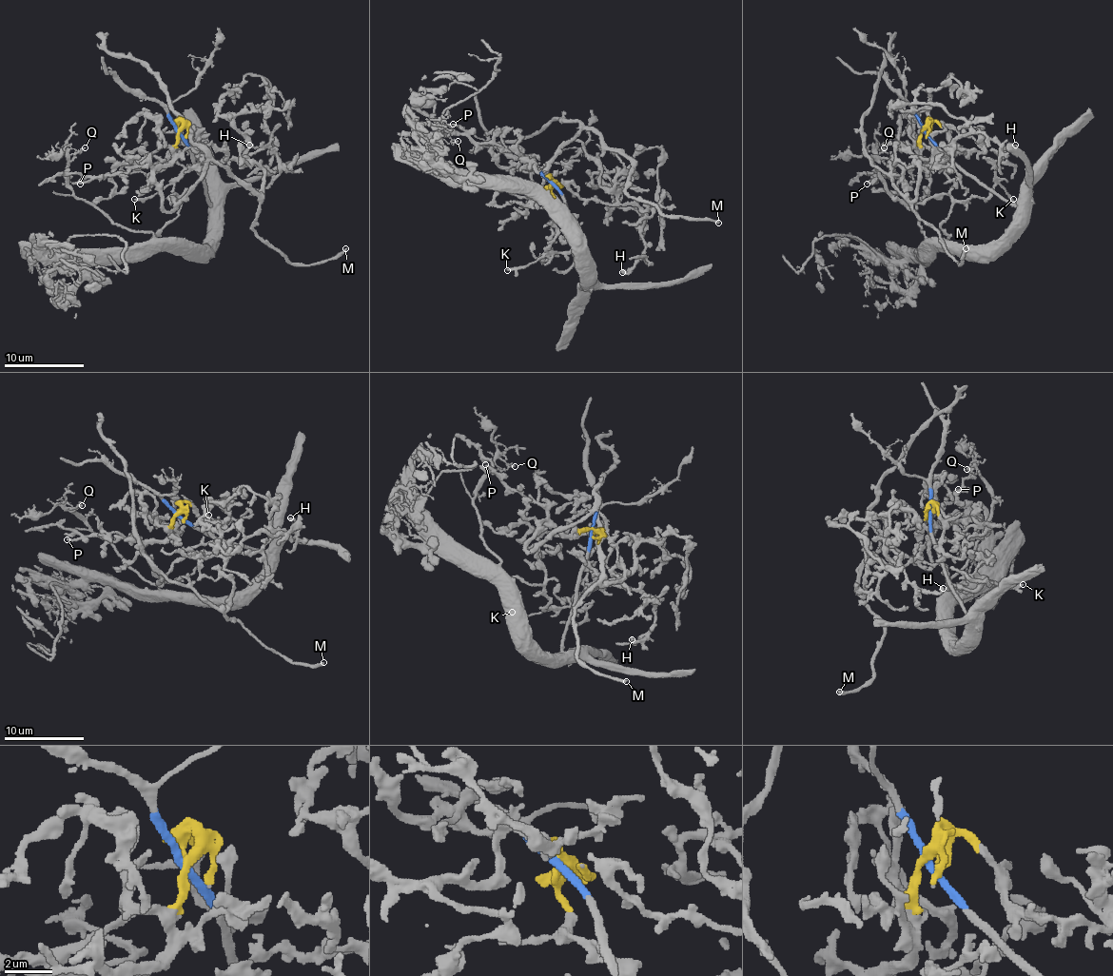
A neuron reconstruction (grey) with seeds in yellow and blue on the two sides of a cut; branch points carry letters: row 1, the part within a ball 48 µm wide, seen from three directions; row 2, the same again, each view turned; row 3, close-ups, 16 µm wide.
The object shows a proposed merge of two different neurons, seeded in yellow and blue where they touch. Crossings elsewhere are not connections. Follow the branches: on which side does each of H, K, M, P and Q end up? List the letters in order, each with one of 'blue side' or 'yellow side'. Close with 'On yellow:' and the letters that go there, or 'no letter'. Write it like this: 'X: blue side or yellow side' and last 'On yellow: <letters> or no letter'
H: yellow side
K: yellow side
M: yellow side
P: yellow side
Q: blue side
On yellow: H, K, M, P

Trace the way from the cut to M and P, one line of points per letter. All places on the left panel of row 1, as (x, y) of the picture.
M: (177, 131), (175, 157), (155, 175), (167, 210), (217, 161), (259, 199), (252, 228), (290, 263), (346, 248)
P: (177, 131), (175, 157), (169, 163), (131, 166), (122, 175), (104, 175), (80, 183)

